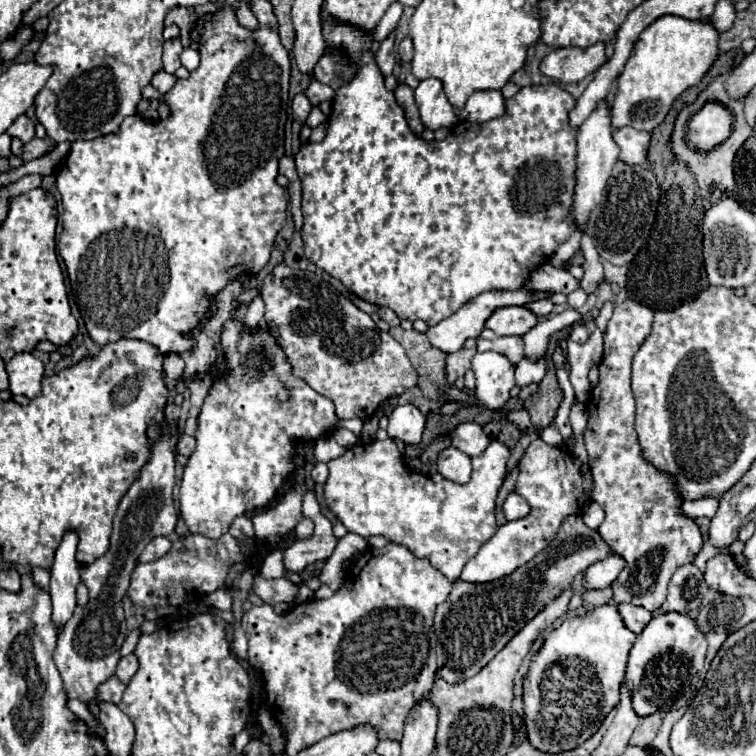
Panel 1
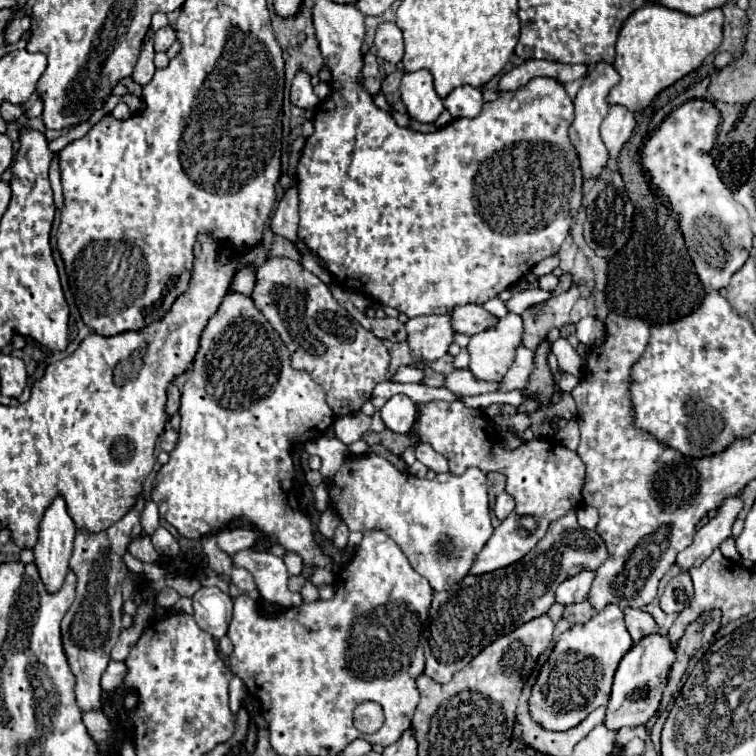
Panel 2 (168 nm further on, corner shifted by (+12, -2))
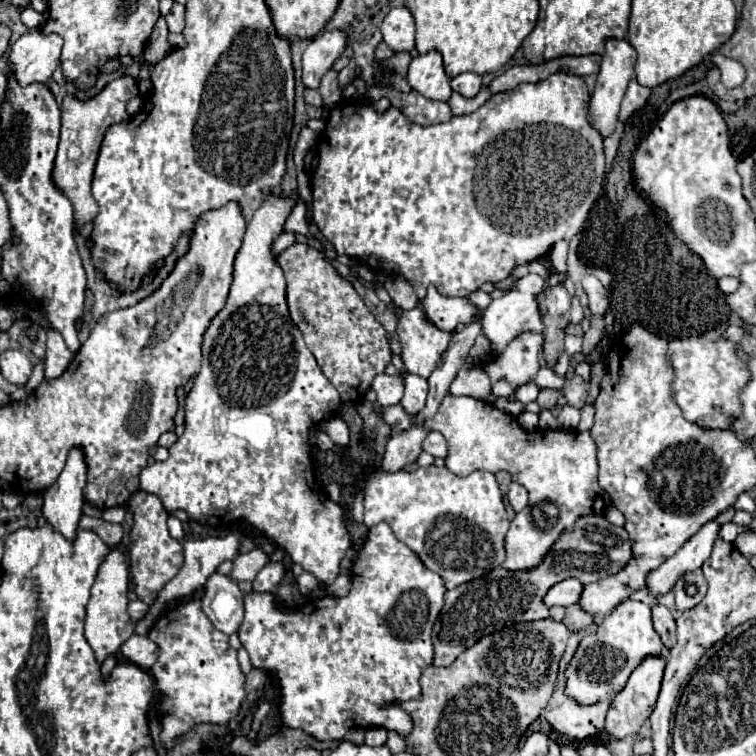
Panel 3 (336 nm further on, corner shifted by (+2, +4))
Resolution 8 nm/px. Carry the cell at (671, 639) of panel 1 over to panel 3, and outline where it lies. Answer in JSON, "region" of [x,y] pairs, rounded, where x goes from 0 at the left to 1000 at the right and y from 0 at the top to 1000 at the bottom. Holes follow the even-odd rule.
{"region":[[[857,868],[833,894],[831,905],[825,907],[823,915],[815,918],[815,923],[807,931],[807,939],[802,944],[802,968],[812,976],[828,976],[828,974],[839,974],[844,971],[847,960],[852,958],[852,952],[860,947],[860,942],[865,939],[870,915],[873,915],[873,905],[876,905],[876,889],[881,884],[881,876],[876,868]]]}

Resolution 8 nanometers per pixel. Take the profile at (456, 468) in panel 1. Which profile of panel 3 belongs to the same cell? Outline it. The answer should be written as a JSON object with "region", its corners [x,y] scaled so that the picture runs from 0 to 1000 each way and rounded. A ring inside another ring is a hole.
{"region":[[[566,571],[558,585],[558,595],[577,603],[577,606],[587,606],[593,598],[593,590],[590,590],[590,582],[582,571]]]}

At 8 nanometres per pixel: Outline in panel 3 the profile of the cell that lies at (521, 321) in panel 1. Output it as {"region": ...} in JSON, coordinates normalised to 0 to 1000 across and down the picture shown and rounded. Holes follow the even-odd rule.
{"region":[[[571,376],[566,378],[566,386],[553,399],[553,405],[558,407],[563,423],[587,439],[598,439],[608,426],[619,429],[632,415],[632,407],[619,394],[585,392]]]}

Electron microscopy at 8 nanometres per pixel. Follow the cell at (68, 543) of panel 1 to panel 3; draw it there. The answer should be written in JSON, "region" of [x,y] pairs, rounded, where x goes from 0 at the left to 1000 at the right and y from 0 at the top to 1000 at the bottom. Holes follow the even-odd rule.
{"region":[[[98,590],[90,598],[87,616],[79,624],[77,635],[58,648],[56,680],[90,714],[98,714],[103,688],[108,683],[108,648],[114,643],[114,622],[116,619],[111,611],[111,595]]]}

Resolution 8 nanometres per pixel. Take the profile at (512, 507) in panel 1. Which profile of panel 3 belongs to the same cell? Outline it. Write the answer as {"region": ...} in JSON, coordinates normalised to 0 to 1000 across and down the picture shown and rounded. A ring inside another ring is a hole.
{"region":[[[677,638],[675,646],[672,646],[672,661],[675,661],[675,667],[677,667],[677,672],[683,677],[693,675],[696,667],[698,667],[698,651],[696,651],[696,646],[688,643],[688,640],[683,640],[683,638]]]}

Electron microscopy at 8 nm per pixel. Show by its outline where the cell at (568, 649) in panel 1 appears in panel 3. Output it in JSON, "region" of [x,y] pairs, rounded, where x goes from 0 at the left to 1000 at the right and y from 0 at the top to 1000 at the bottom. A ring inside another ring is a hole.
{"region":[[[825,794],[810,812],[796,817],[791,836],[770,844],[759,873],[754,876],[749,894],[749,918],[765,926],[765,931],[788,931],[796,926],[812,926],[812,921],[828,907],[836,886],[857,868],[873,868],[878,852],[862,828],[862,804],[852,796]]]}

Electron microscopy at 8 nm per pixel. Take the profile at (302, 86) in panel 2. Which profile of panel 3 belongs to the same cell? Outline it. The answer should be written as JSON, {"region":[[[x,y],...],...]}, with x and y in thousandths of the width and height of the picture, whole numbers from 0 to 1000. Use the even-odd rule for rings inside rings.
{"region":[[[434,40],[426,48],[418,48],[410,53],[399,71],[399,87],[402,87],[402,114],[405,116],[421,116],[426,101],[442,87],[442,82],[452,74],[460,58],[460,42],[455,40]]]}

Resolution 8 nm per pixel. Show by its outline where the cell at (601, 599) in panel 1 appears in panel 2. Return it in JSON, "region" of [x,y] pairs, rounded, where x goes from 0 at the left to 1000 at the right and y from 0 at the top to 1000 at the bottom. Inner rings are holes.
{"region":[[[778,794],[765,796],[765,799],[754,799],[754,802],[746,804],[746,815],[757,825],[778,823],[778,817],[783,817],[783,812],[786,812],[786,804],[783,804],[783,799]]]}

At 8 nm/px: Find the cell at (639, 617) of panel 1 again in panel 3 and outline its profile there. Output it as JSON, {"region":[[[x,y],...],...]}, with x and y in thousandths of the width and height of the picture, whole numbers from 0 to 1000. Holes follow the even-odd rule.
{"region":[[[865,802],[862,804],[862,823],[868,836],[873,839],[878,854],[886,860],[894,852],[894,823],[889,817],[889,810],[881,802]]]}

